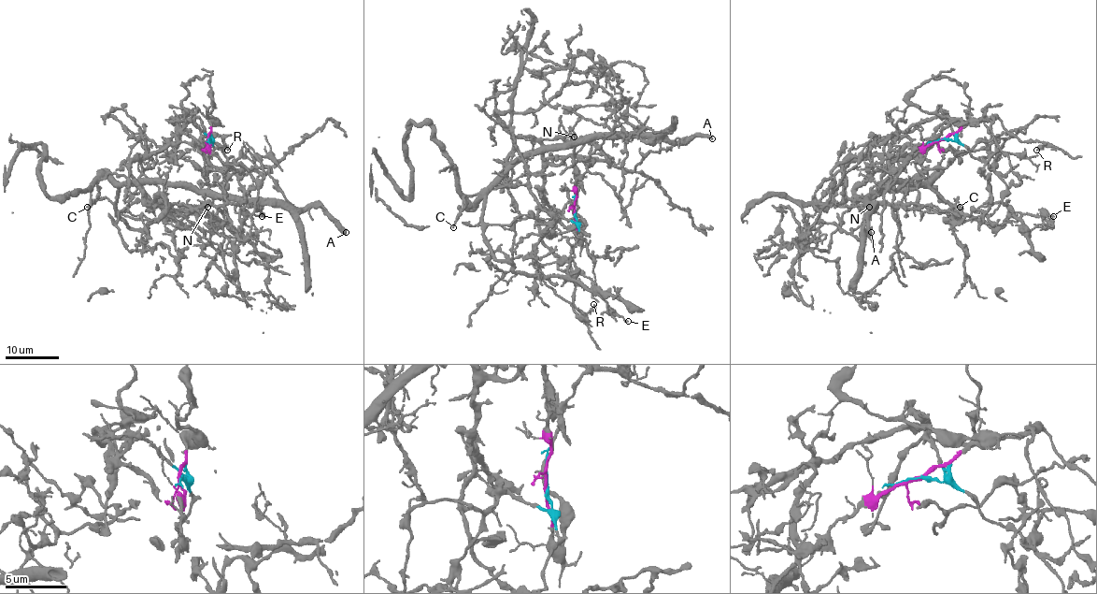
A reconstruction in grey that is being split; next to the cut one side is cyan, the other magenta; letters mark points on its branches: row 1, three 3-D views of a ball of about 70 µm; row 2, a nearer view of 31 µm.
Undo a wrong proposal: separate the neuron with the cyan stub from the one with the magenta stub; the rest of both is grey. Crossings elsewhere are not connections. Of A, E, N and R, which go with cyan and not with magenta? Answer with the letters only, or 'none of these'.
R

